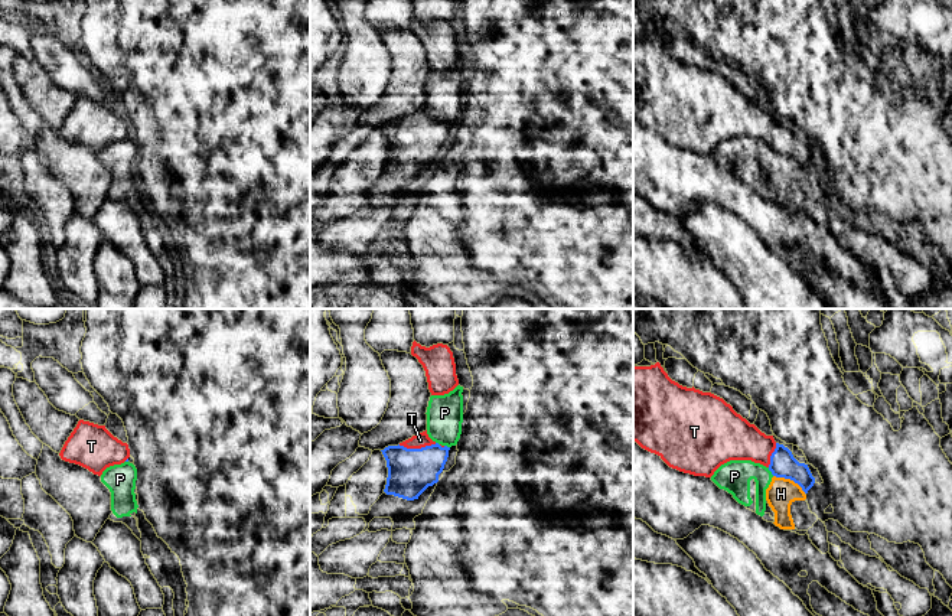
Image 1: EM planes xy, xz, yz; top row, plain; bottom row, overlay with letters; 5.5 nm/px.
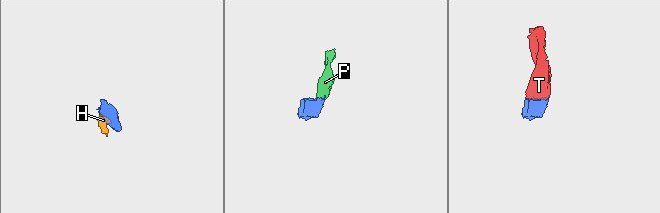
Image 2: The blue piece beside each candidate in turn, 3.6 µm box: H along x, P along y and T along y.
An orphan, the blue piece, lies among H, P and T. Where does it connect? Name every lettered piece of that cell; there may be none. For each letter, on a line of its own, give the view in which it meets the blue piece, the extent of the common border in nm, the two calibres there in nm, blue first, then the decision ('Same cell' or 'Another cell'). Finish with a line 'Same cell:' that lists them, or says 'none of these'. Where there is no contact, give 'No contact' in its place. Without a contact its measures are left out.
H: Touches blue in yz. Shared border 200 nm. Thickness 140 nm (blue) against 160 nm. Another cell
P: Touches blue in yz. Shared border 60 nm. Thickness 140 nm (blue) against 180 nm. Another cell
T: Touches blue in xz. Shared border 220 nm. Thickness 260 nm (blue) against 80 nm. Same cell
Same cell: T

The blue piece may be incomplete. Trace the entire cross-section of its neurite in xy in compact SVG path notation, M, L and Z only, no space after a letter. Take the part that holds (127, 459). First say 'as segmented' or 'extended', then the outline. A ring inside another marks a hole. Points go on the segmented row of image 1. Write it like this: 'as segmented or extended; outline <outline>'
extended; outline M79 420L59 456L65 462L79 465L101 476L107 467L128 462L130 449L105 426Z

